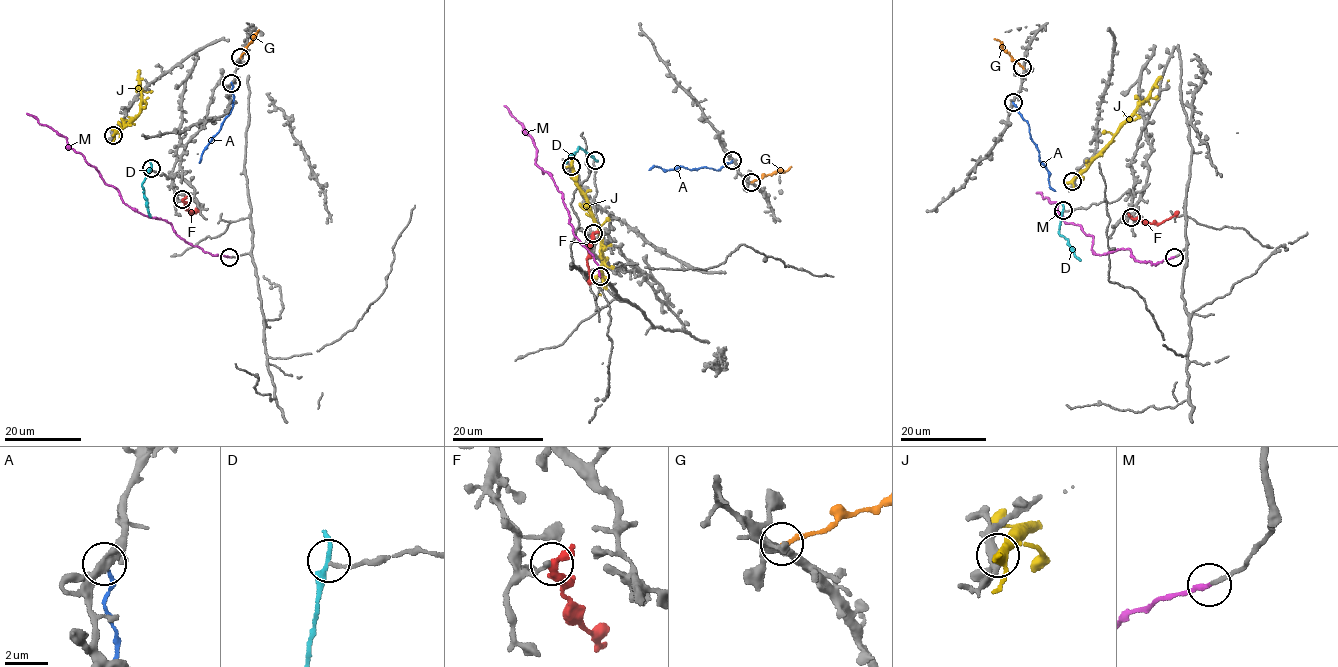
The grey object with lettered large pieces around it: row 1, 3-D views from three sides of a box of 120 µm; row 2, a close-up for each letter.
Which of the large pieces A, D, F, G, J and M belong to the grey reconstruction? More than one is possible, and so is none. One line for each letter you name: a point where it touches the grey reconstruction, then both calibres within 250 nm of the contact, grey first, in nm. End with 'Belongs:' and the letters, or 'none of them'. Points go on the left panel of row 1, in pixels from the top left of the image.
M: (229, 257) | 170/220 nm
Belongs: M

